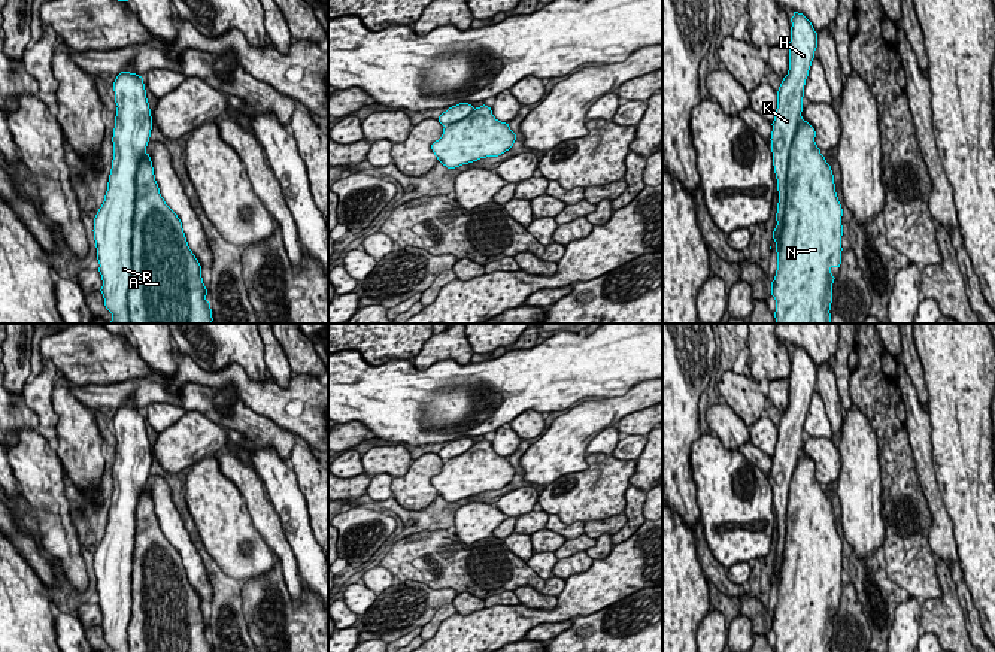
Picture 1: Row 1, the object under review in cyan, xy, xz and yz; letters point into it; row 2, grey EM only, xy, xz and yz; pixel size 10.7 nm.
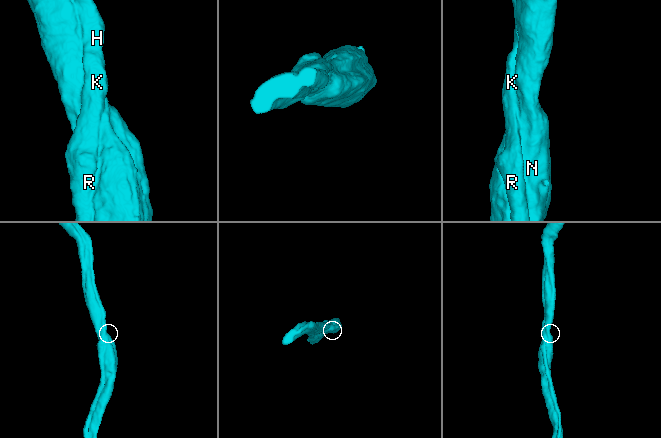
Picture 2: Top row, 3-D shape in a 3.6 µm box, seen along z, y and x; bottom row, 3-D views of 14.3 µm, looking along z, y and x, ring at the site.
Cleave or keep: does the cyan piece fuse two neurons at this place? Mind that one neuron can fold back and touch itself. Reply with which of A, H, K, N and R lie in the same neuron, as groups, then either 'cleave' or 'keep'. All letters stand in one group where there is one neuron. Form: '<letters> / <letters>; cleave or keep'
A H K N R; keep

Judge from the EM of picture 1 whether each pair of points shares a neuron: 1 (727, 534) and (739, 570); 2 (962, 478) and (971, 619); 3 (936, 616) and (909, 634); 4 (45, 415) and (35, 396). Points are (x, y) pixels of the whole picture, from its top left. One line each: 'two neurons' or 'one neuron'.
1: one neuron
2: two neurons
3: two neurons
4: one neuron

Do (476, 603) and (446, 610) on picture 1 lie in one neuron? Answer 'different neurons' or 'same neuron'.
same neuron

